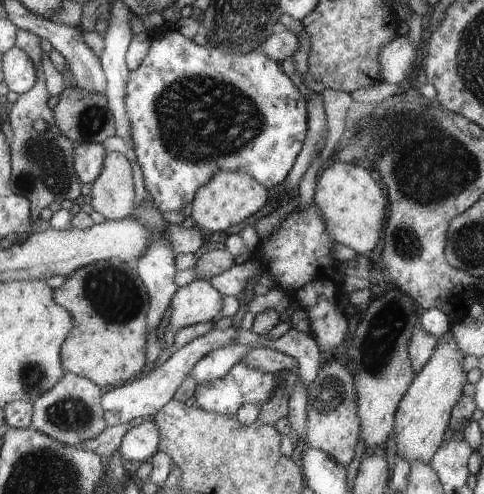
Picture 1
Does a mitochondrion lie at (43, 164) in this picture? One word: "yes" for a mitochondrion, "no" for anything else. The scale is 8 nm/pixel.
yes

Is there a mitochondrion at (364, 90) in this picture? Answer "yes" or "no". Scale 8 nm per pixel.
no

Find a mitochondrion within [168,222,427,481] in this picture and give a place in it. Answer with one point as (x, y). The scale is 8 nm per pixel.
(375, 351)

